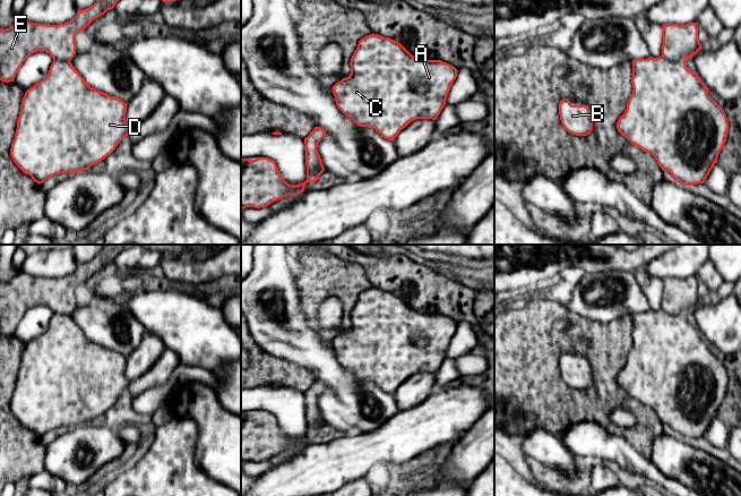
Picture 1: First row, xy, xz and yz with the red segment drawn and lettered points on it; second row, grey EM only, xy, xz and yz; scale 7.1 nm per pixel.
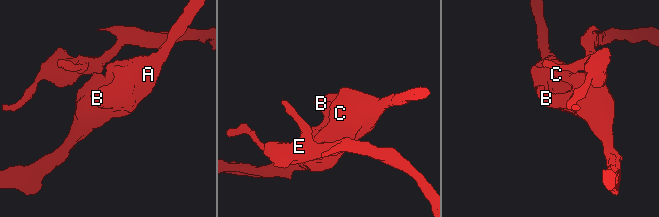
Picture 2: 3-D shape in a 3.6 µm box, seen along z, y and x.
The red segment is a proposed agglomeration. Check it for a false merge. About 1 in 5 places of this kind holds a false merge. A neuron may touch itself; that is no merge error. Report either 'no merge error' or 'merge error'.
no merge error

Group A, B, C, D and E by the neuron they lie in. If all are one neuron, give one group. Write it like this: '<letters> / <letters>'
A B C D E

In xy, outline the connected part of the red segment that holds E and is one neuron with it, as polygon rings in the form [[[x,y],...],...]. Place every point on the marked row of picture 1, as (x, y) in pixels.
[[[97,0],[64,24],[35,24],[19,18],[9,28],[0,28],[0,80],[14,82],[23,62],[34,52],[45,51],[53,58],[48,76],[23,97],[10,148],[17,166],[38,185],[55,174],[88,170],[110,155],[129,134],[127,103],[91,87],[70,62],[76,54],[76,34],[113,9],[118,1]]]

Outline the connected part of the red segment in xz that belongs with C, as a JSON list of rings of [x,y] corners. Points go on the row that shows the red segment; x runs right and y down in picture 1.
[[[373,33],[359,41],[350,66],[350,76],[331,88],[337,108],[357,126],[373,128],[391,142],[410,122],[438,118],[458,72],[447,62],[412,55],[400,43]]]

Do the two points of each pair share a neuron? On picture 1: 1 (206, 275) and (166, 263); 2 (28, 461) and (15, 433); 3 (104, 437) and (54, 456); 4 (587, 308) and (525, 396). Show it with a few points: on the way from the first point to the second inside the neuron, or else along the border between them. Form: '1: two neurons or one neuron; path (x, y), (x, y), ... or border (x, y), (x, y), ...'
1: one neuron; path (196, 273), (177, 270)
2: one neuron; path (22, 454), (15, 447), (15, 439)
3: one neuron; path (92, 437), (79, 436), (67, 447)
4: two neurons; border (562, 305), (569, 313), (608, 323)

